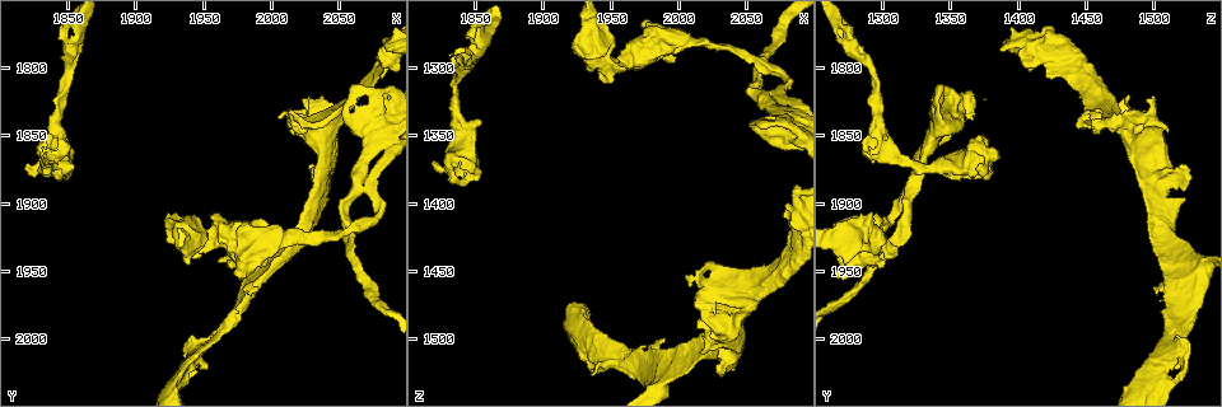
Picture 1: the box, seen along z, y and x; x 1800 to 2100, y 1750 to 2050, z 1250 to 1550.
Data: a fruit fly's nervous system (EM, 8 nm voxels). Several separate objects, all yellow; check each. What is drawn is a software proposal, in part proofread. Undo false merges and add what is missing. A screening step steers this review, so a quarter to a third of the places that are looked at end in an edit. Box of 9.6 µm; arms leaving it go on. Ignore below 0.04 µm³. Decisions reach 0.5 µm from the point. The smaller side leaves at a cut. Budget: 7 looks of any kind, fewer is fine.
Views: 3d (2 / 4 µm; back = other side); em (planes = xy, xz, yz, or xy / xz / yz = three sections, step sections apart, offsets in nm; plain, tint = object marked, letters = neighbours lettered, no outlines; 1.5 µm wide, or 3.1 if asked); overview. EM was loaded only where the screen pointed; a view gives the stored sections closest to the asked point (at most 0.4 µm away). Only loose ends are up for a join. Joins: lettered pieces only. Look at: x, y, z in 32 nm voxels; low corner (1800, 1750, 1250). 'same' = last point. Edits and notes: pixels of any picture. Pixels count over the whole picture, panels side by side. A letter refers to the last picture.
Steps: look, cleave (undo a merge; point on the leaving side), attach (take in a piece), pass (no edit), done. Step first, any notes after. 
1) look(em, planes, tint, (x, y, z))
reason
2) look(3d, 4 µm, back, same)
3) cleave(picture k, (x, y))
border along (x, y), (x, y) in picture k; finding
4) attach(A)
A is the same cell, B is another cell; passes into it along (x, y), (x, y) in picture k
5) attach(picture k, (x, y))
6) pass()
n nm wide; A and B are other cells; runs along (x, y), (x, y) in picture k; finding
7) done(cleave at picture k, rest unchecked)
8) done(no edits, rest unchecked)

look(em, xz, step 4, letters, (1946, 2026, 1520))
free end

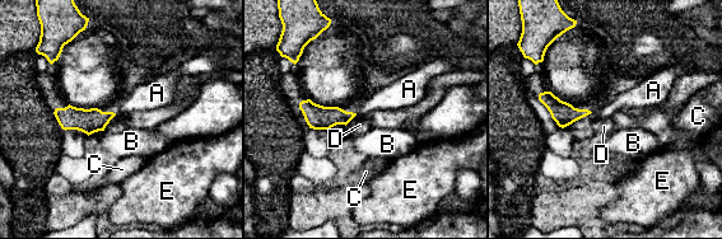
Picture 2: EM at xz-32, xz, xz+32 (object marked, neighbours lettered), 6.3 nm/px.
look(em, planes, letters, same)
another direction

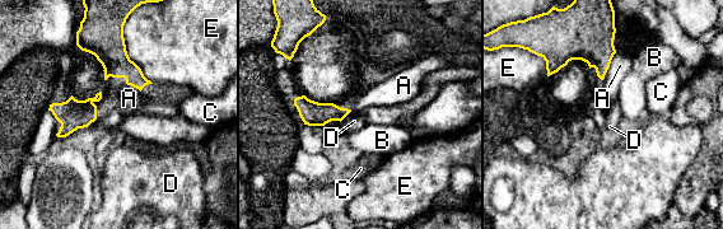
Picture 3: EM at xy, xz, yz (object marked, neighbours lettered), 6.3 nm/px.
pass()
A, B, C, D and E are other cells; border along (616, 51), (603, 78) in picture 3; no lettered piece goes on from it

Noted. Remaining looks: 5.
look(3d, 4 µm, (2034, 1886, 1526))
branch stops here

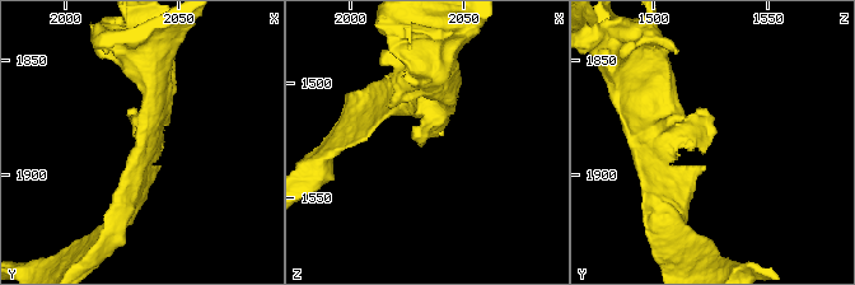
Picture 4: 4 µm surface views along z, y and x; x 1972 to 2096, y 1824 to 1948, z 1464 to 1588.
look(em, yz, step 8, letters, (2033, 1887, 1525))

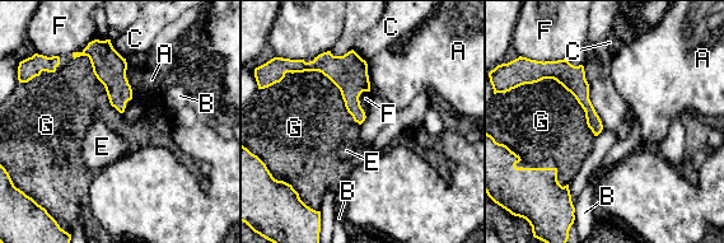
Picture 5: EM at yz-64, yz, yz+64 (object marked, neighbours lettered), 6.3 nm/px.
look(em, planes, letters, same)
cut it another way

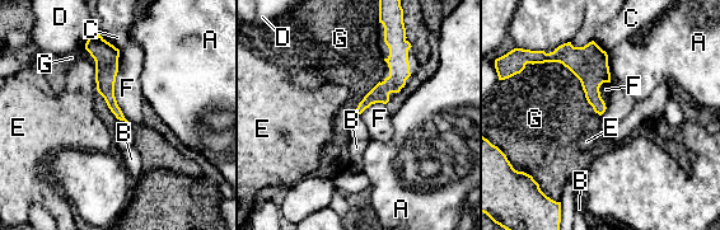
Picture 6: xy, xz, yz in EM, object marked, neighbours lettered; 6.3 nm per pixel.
pass()
A, B, C, D, E, F and G are other cells; runs along (96, 40), (120, 116) in picture 6; no lettered piece goes on from it

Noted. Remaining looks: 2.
look(3d, 2 µm, (2066, 1890, 1318))

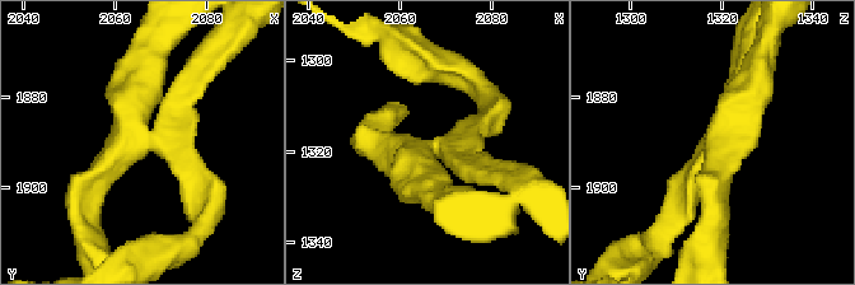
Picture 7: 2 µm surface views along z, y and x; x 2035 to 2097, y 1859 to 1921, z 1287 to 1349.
look(em, xy, step 8, letters, (2068, 1888, 1320))
need the tissue

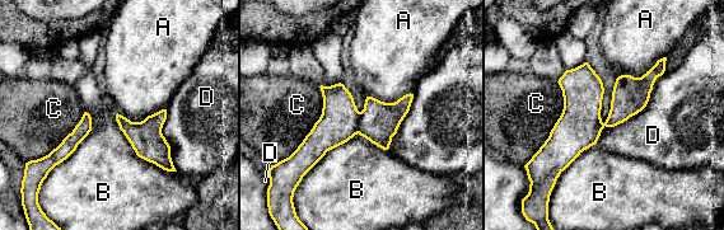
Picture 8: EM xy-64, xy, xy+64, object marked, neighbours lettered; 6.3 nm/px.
cleave(picture 8, (339, 121))
110 nm wide; D touches over 650 nm; A, B, C and D are other cells; two cells meet here

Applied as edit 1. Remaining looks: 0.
done(cleave at picture 8, rest unchecked)

